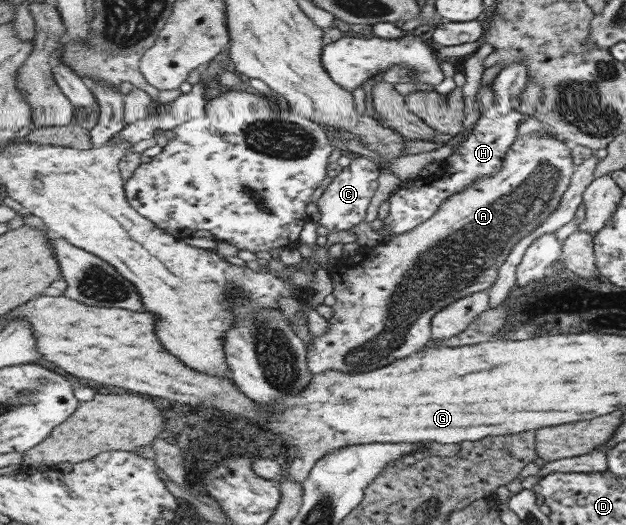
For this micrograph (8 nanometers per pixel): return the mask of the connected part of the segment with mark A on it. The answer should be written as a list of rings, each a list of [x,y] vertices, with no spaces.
[[[532,131],[532,134],[519,136],[508,152],[507,160],[504,162],[504,168],[500,170],[500,174],[494,174],[492,177],[480,177],[474,188],[468,188],[468,190],[456,194],[448,202],[444,202],[444,206],[441,206],[434,217],[420,223],[416,229],[388,237],[388,240],[379,247],[361,247],[356,255],[339,257],[331,269],[327,271],[332,280],[332,293],[335,297],[334,304],[330,306],[332,316],[326,319],[329,323],[328,329],[320,336],[310,334],[310,340],[306,343],[306,348],[308,348],[308,356],[306,356],[308,358],[308,370],[312,374],[326,372],[326,370],[340,370],[340,372],[346,372],[346,374],[370,372],[370,370],[378,370],[382,366],[388,366],[388,364],[392,364],[398,358],[406,358],[408,354],[414,354],[414,352],[418,352],[418,350],[430,345],[433,340],[431,324],[436,314],[461,298],[480,291],[488,292],[498,280],[500,268],[506,263],[508,255],[516,244],[525,236],[528,236],[530,232],[538,229],[550,215],[560,208],[560,202],[562,202],[564,194],[568,191],[568,183],[571,181],[570,176],[573,176],[572,172],[574,172],[569,145],[566,139],[560,142],[552,134],[546,134],[546,131]]]

